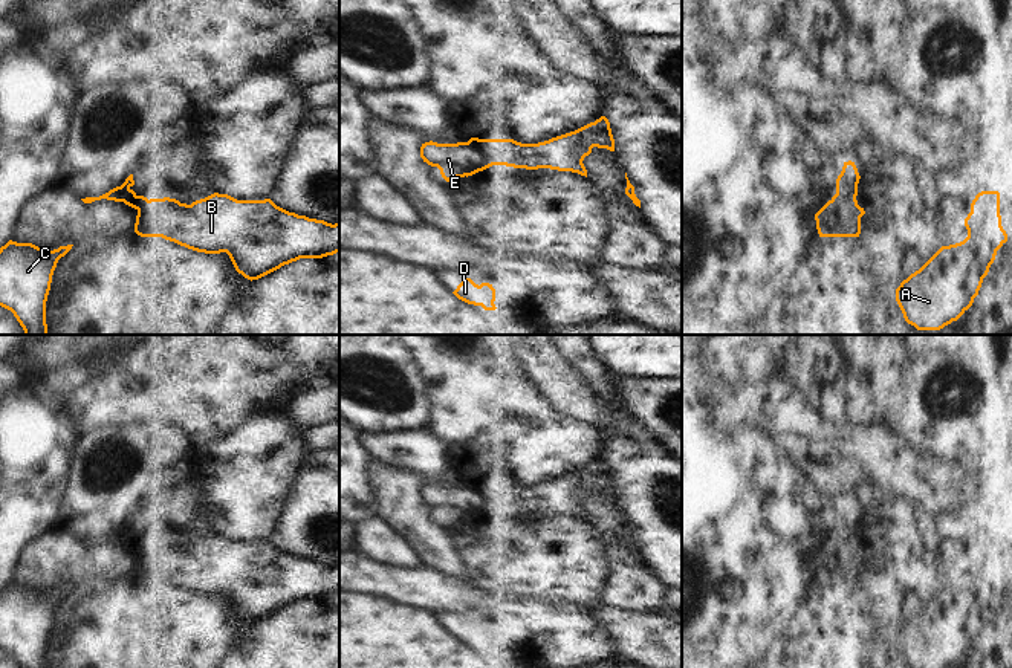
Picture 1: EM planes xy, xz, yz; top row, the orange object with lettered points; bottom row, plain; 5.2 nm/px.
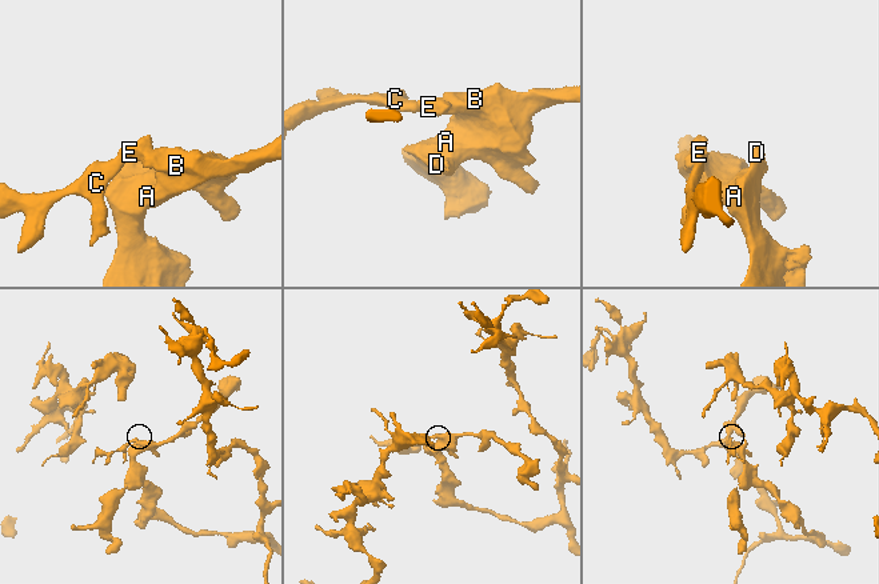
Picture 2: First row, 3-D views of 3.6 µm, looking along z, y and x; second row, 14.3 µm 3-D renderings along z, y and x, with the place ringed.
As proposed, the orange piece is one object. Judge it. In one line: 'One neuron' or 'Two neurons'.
Two neurons

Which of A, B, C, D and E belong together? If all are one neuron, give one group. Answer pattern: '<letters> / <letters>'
A B D / C E

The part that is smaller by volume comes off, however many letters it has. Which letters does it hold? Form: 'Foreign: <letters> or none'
Foreign: C, E

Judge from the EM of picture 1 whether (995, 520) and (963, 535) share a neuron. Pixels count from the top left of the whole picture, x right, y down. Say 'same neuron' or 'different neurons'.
same neuron

